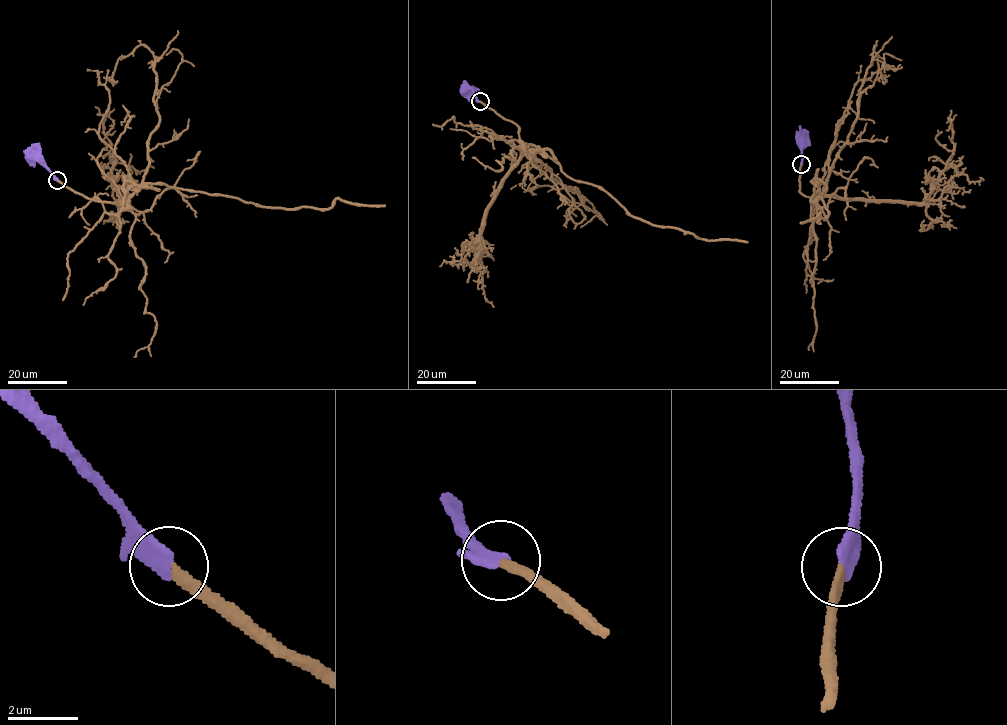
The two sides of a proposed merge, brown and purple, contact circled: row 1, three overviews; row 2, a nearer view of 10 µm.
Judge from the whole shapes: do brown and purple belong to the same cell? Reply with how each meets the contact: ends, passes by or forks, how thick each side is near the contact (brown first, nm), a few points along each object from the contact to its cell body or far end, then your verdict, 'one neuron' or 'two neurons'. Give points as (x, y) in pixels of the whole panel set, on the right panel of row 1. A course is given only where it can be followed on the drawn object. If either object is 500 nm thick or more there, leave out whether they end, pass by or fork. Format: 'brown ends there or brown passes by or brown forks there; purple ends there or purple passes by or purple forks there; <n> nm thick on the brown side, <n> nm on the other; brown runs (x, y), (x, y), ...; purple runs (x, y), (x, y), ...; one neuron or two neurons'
brown ends there; purple ends there; 280 nm thick on the brown side, 380 nm on the other; brown runs (801, 164), (798, 191), (811, 197), (816, 174), (827, 188), (819, 196), (828, 214), (801, 222); purple runs (801, 164), (802, 152), (798, 142), (803, 137); two neurons

